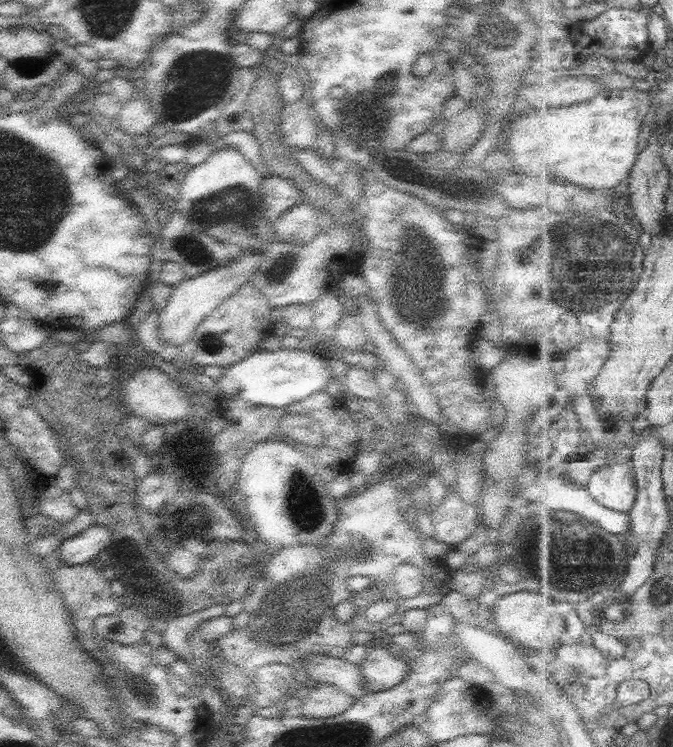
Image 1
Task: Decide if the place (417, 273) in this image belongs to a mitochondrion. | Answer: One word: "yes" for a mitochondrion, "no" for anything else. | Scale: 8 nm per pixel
yes

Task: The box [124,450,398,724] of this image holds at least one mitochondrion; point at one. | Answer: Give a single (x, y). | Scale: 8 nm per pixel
(306, 594)

